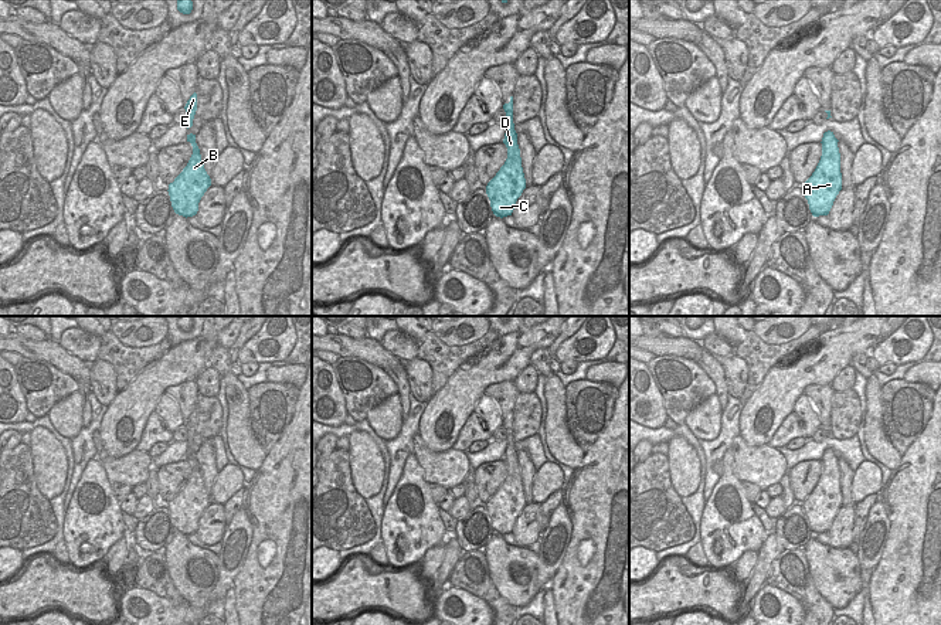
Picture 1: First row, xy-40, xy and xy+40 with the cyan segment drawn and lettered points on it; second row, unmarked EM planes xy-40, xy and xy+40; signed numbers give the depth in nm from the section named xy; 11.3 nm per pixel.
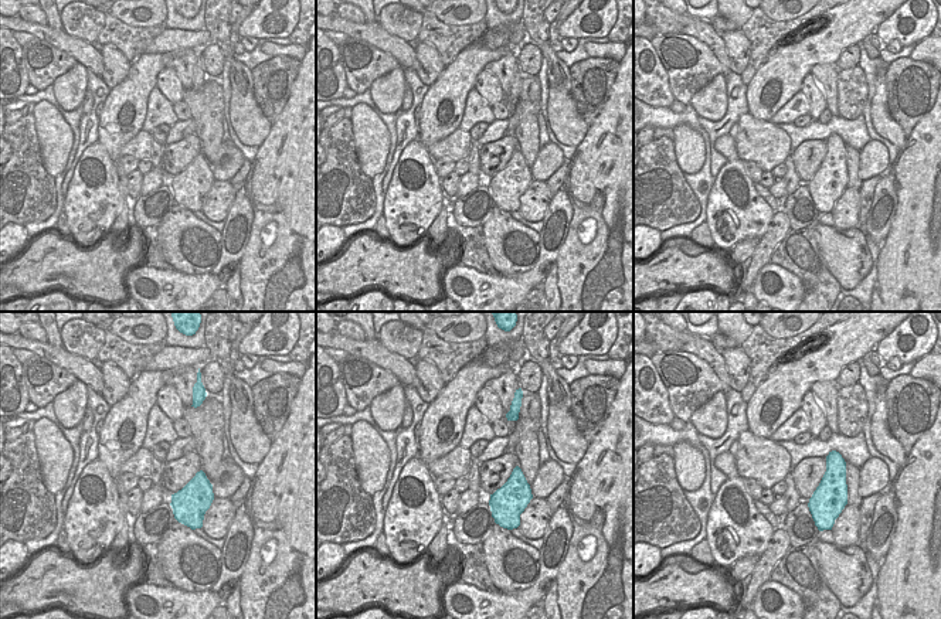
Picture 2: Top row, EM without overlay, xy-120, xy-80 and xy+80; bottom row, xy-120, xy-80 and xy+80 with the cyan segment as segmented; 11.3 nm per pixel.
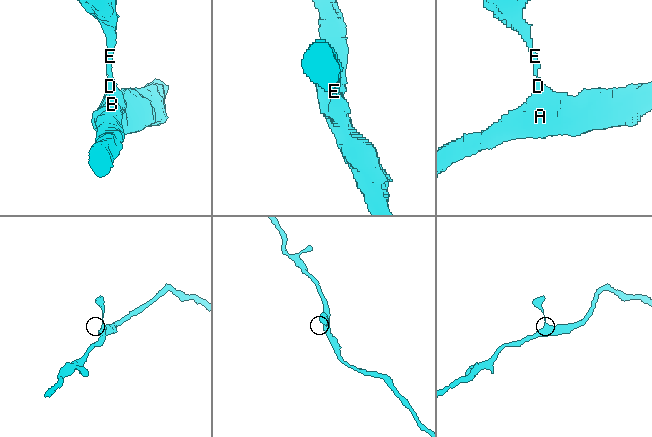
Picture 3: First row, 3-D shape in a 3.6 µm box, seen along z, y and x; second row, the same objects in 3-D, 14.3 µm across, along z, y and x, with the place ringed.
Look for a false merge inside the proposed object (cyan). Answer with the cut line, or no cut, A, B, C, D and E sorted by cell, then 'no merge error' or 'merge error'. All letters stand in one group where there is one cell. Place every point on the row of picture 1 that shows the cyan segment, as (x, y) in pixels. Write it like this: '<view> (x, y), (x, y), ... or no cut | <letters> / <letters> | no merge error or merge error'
no cut | A B C D E | no merge error

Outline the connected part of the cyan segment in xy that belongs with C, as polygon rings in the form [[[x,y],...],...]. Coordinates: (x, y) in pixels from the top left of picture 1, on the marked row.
[[[513,96],[503,105],[507,129],[503,143],[507,147],[507,159],[496,176],[488,183],[486,194],[490,200],[492,211],[496,217],[512,215],[517,198],[526,188],[526,179],[522,167],[517,133],[513,123]]]

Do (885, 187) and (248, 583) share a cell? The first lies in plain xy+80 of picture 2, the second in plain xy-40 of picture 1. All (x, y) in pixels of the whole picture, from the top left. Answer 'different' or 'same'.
different

